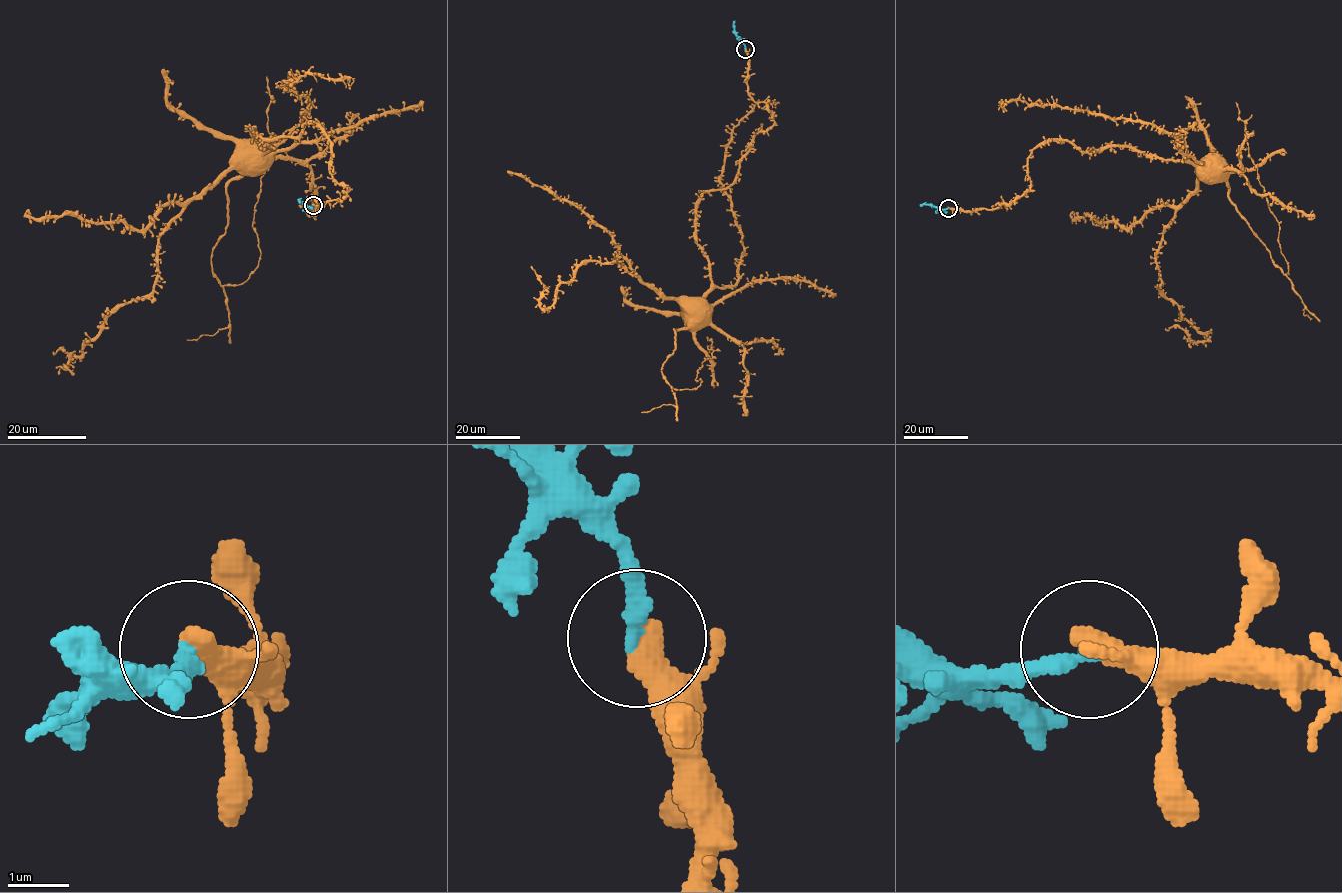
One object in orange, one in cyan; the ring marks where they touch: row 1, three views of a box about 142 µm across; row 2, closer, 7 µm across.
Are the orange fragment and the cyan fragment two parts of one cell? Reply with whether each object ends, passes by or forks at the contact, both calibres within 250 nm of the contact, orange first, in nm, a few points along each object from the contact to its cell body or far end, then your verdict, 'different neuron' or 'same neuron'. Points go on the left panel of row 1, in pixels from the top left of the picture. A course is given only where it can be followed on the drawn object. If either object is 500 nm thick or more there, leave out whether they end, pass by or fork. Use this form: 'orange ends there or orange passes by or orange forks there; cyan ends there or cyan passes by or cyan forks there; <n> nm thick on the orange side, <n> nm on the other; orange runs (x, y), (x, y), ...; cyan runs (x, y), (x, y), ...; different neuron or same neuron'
orange ends there; cyan ends there; 480 nm thick on the orange side, 260 nm on the other; orange runs (313, 205), (348, 192), (330, 170), (330, 141), (317, 123), (296, 137), (253, 130), (272, 146), (249, 154); cyan runs (313, 205), (306, 206), (300, 200); same neuron

